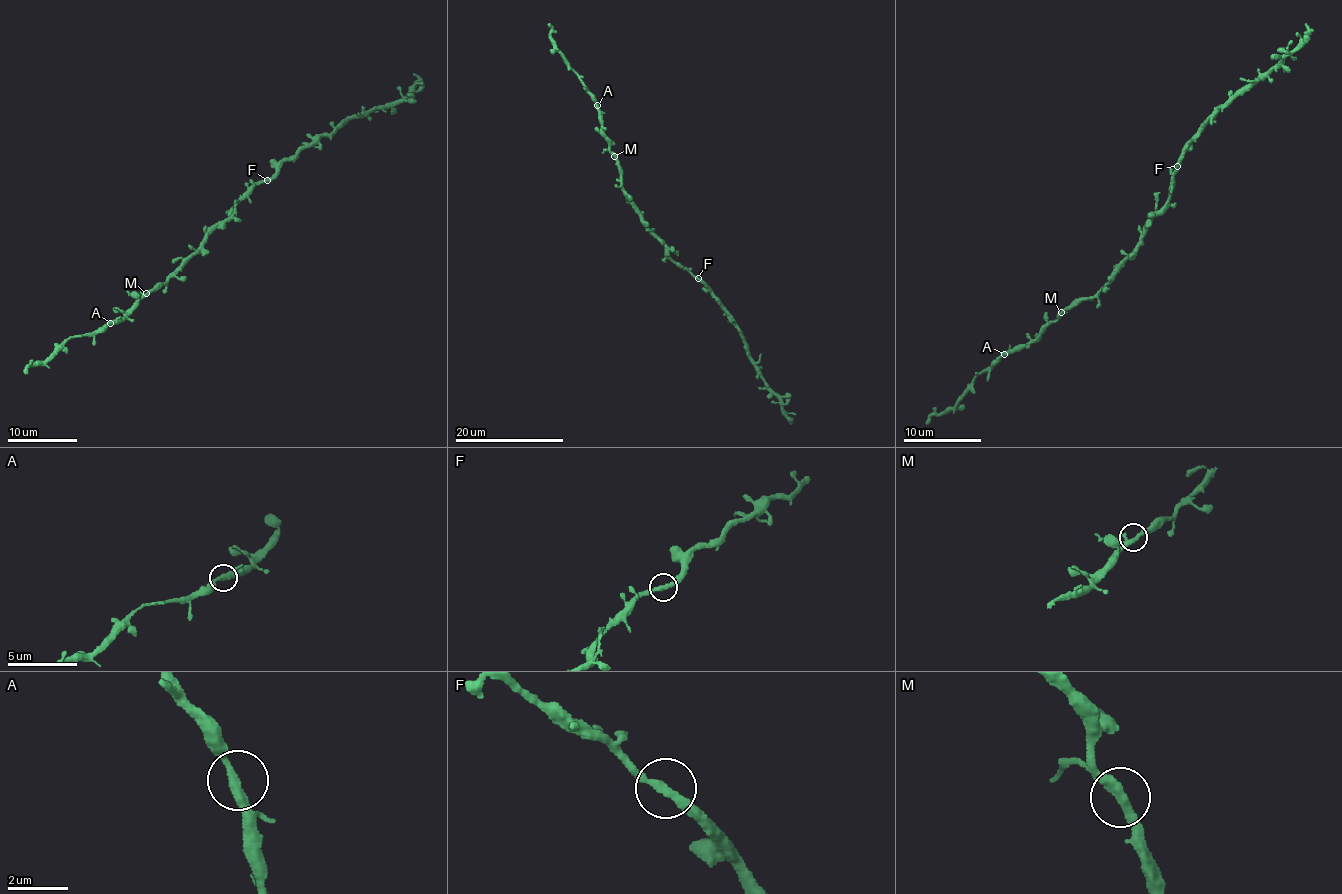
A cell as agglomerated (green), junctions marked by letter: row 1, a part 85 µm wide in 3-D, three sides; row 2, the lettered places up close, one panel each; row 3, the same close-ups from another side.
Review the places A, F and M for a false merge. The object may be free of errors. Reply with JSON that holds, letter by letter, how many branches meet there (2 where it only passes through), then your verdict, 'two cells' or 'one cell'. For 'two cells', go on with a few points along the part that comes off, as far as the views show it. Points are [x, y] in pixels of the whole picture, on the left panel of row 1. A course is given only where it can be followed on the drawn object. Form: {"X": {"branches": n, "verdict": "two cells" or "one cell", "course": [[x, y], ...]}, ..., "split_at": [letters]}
{"A": {"branches": 2, "verdict": "one cell"}, "F": {"branches": 2, "verdict": "one cell"}, "M": {"branches": 2, "verdict": "one cell"}, "split_at": []}

